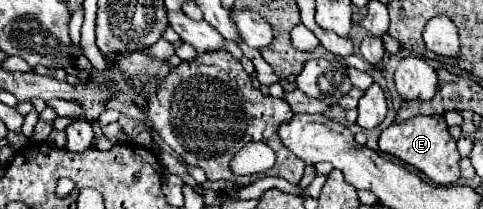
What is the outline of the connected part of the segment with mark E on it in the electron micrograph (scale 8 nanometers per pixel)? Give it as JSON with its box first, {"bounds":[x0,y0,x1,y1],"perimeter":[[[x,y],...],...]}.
{"bounds":[379,115,459,185],"perimeter":[[[417,115],[403,123],[389,125],[381,137],[379,137],[379,149],[383,153],[389,153],[413,167],[417,167],[421,173],[425,173],[433,183],[437,185],[451,185],[455,183],[459,175],[459,151],[455,139],[449,135],[449,127],[443,119],[443,115]]]}

